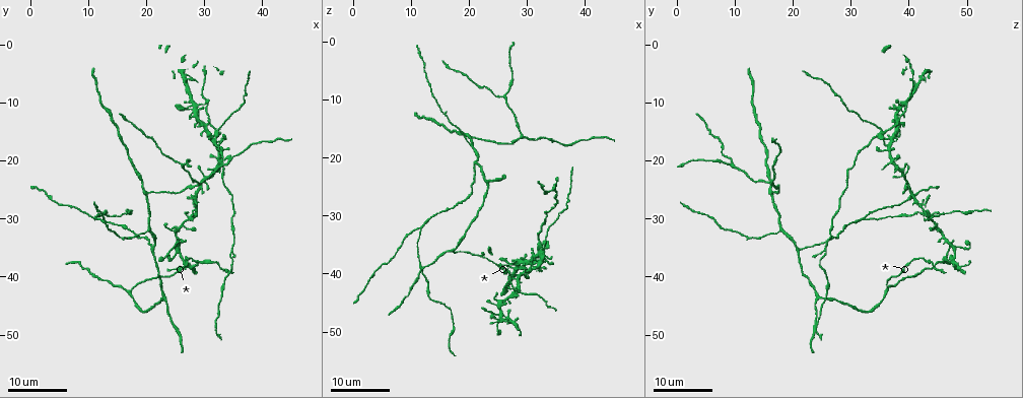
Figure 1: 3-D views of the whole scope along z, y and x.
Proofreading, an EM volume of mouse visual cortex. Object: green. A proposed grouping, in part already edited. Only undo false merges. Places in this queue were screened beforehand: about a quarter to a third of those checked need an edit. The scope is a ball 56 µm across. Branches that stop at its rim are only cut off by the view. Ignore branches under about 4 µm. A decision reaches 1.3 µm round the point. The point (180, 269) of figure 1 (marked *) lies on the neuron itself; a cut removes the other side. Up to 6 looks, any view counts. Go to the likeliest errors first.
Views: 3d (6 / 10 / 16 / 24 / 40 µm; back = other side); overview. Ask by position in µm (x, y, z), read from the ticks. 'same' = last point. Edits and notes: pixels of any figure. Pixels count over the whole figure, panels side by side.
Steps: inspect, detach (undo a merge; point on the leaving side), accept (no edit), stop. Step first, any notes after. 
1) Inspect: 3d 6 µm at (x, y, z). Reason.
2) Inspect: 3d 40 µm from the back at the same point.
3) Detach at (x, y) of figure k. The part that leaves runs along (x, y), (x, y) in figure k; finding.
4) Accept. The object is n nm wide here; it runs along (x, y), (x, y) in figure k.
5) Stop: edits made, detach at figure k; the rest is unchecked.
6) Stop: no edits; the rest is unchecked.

Inspect: 3d 24 µm at (11.5, 30.0, 32.5). Three arms meet.

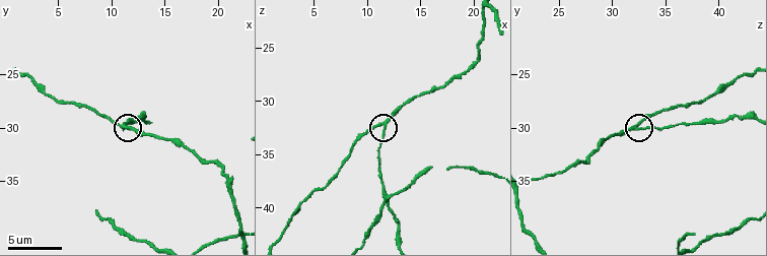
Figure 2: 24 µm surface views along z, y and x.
Inspect: 3d 10 µm at (11.8, 30.2, 32.4).

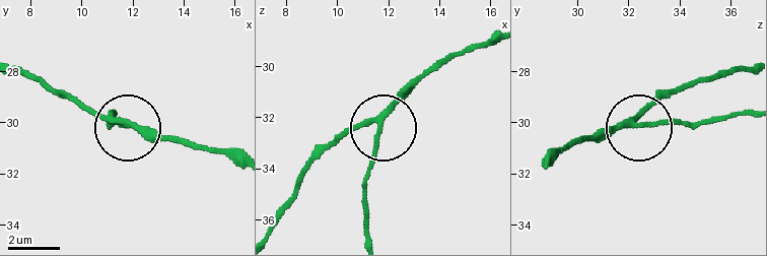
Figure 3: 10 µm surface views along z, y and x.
Inspect: 3d 10 µm from the back at (11.6, 30.1, 32.5).

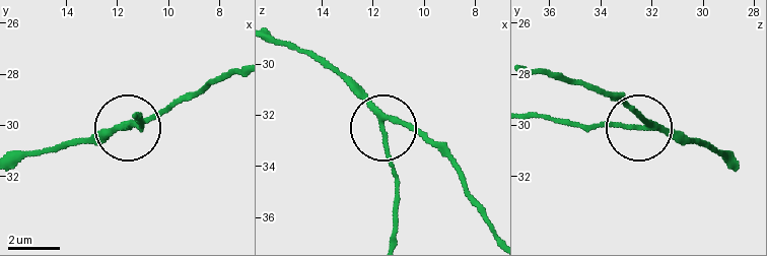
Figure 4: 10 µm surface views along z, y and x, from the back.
Accept. It runs along (730, 170), (710, 147), (645, 130), (625, 93) in figure 4; one neuron here.

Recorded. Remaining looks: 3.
Inspect: 3d 24 µm at (26.0, 20.5, 9.0). Branch point.

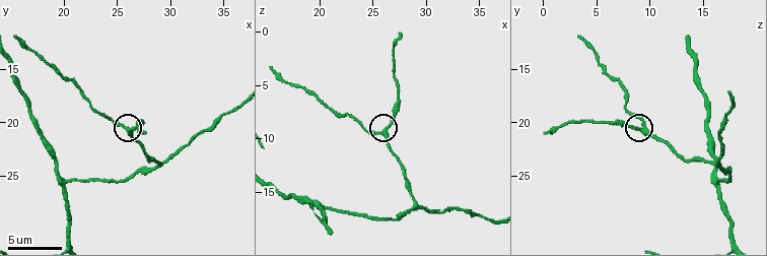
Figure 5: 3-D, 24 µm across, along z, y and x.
Inspect: 3d 10 µm at (26.0, 20.4, 9.4). Zoom in.

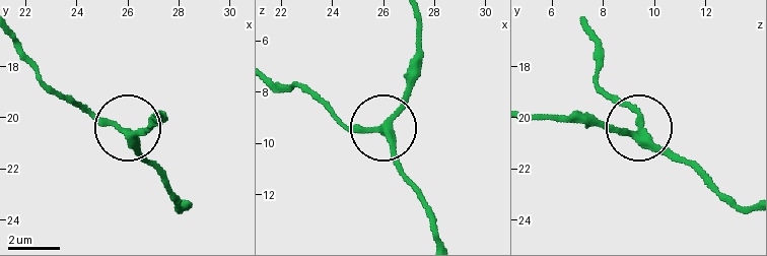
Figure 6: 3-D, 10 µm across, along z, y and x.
Accept. The object is 250 nm wide here; it runs along (746, 208), (725, 201), (640, 132), (608, 130), (590, 119) in figure 6; all the same neuron.

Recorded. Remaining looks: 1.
Stop: no edits; the rest is unchecked.

